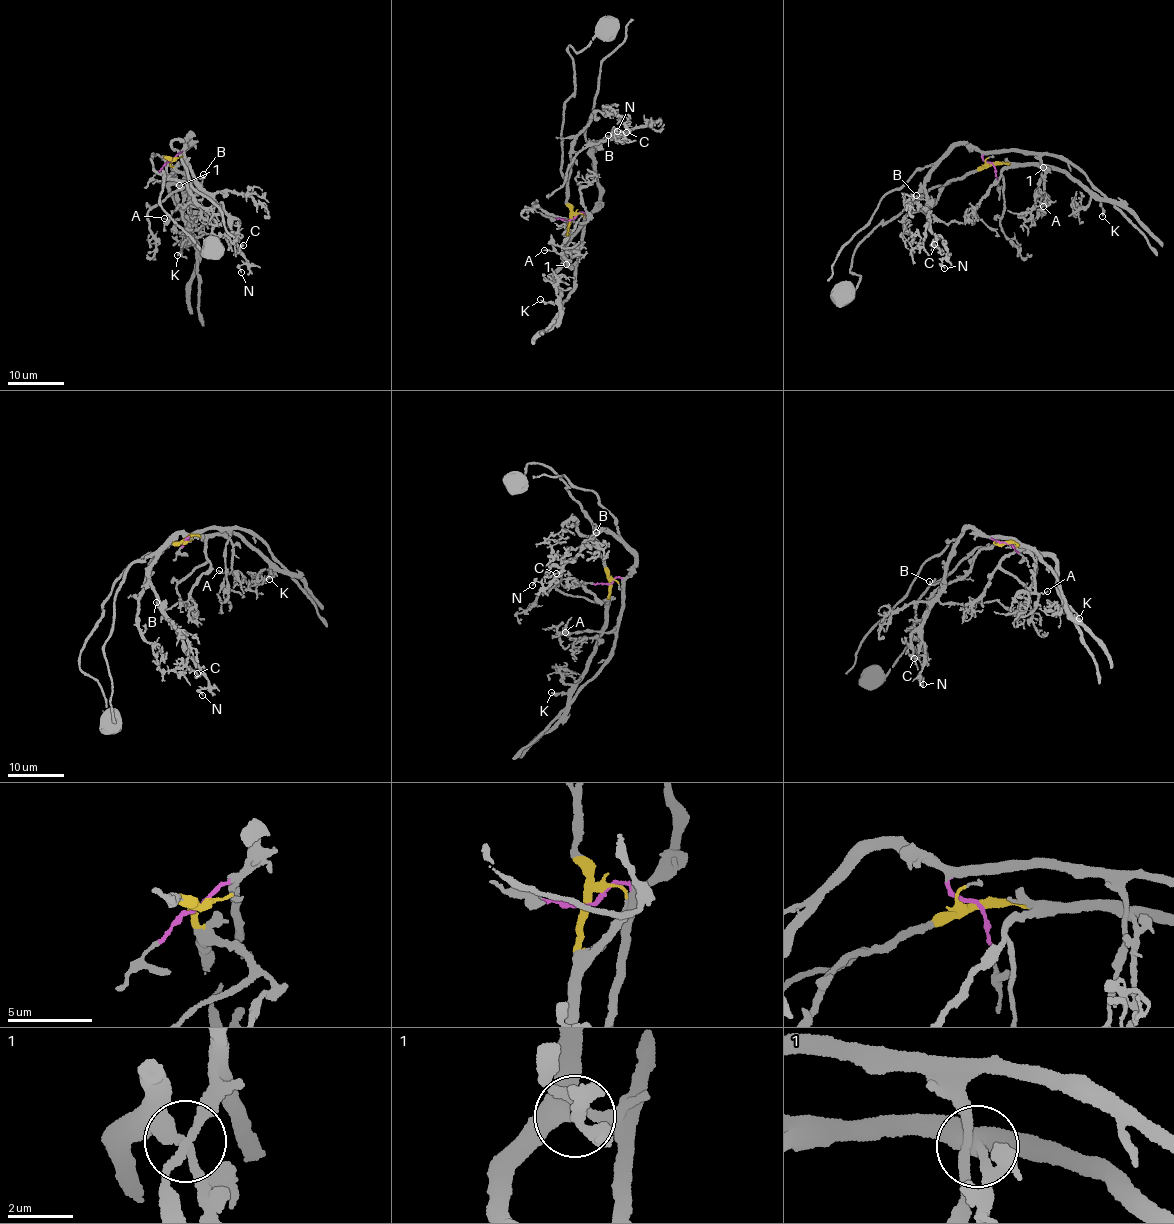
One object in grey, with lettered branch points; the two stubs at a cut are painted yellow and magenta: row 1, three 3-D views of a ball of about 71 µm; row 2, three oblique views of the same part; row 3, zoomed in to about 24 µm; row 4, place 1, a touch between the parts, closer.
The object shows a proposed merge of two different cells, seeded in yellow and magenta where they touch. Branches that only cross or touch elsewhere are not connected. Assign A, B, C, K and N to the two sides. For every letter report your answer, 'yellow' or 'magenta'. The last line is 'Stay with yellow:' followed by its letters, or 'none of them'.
A: yellow
B: magenta
C: magenta
K: yellow
N: magenta
Stay with yellow: A, K

